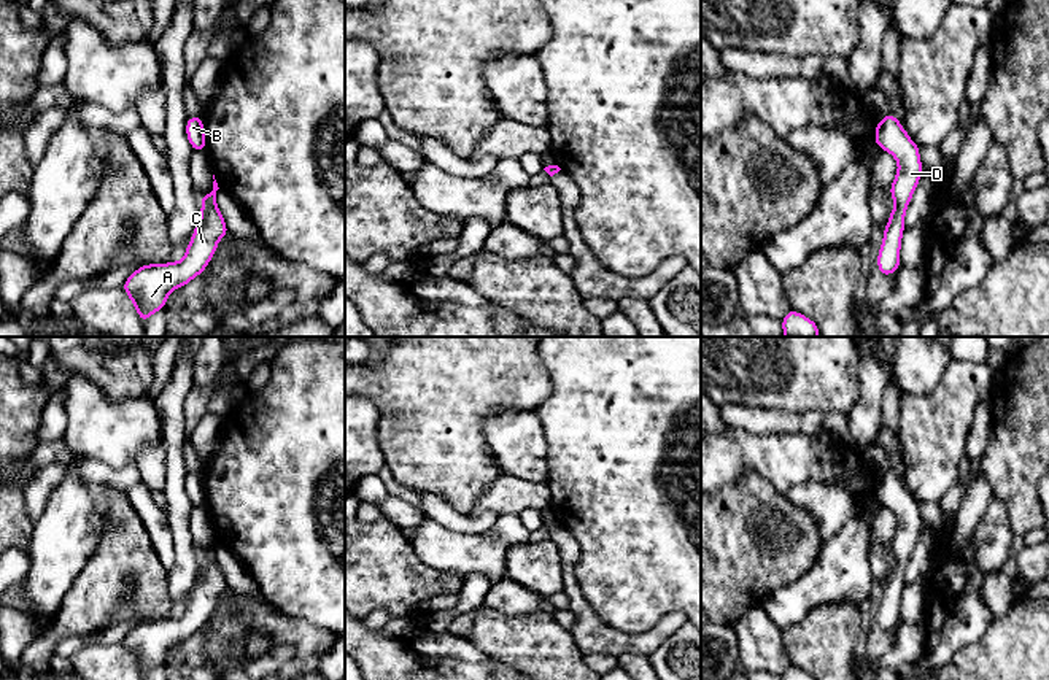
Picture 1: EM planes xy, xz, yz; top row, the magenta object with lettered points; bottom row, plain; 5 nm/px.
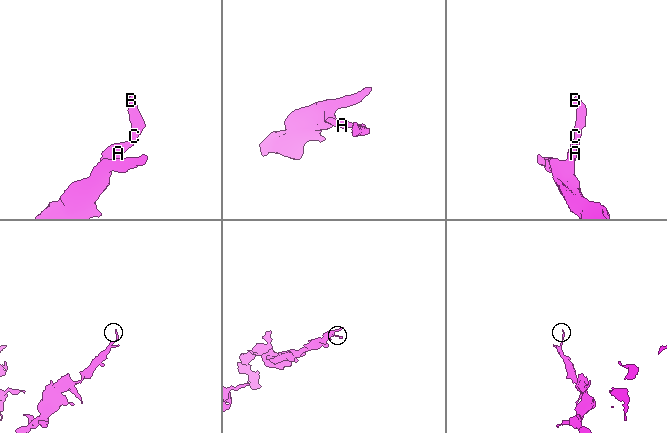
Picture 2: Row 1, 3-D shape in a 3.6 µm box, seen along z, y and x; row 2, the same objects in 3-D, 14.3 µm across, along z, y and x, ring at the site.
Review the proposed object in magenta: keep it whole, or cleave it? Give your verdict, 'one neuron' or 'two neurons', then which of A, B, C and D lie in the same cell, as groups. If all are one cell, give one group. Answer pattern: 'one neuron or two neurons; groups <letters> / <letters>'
one neuron; groups A B C D

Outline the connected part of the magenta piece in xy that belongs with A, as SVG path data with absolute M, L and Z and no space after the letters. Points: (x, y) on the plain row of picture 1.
M216 535L213 547L200 553L200 575L186 601L186 610L178 618L148 620L137 624L122 640L134 658L141 680L159 666L164 666L168 650L199 632L216 609L218 597L229 589L221 567L216 562Z

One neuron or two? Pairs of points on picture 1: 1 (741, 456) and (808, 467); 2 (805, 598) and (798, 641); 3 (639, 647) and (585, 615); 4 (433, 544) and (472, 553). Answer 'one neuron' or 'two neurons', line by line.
1: one neuron
2: two neurons
3: one neuron
4: one neuron

